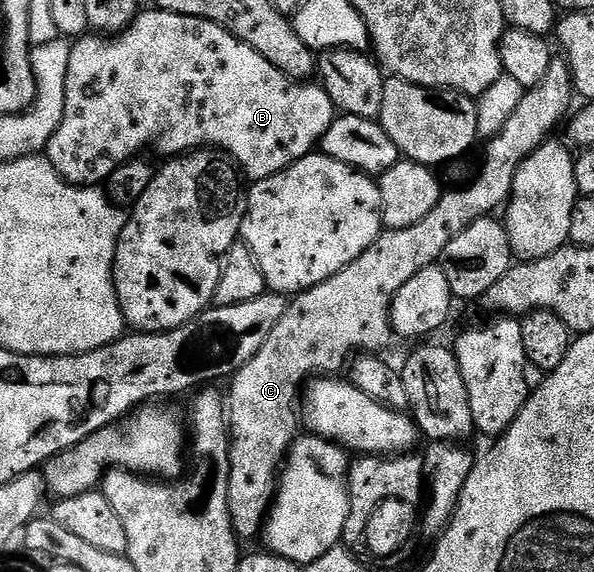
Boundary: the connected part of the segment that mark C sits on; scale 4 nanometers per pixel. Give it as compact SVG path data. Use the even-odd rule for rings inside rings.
M563 57L552 58L551 64L549 65L549 73L545 73L545 77L543 78L542 81L539 82L539 84L537 86L532 87L532 88L527 89L527 90L524 90L523 96L521 97L521 101L517 105L517 109L513 109L513 117L509 117L509 121L507 121L505 123L502 131L500 131L499 134L493 136L493 138L491 138L489 140L486 140L484 147L487 147L487 148L485 148L483 151L483 168L480 169L479 176L477 176L476 179L473 180L471 184L468 185L468 187L463 187L460 189L460 191L444 190L442 192L442 194L440 194L440 196L439 196L439 200L437 201L437 205L433 205L433 209L429 209L429 213L425 213L425 217L421 217L421 221L417 221L417 225L409 225L405 229L393 229L392 231L384 230L382 233L379 234L378 237L375 238L375 240L373 241L373 245L369 245L369 249L365 249L365 253L361 253L361 257L357 257L357 261L349 261L349 265L345 265L345 269L341 269L341 273L333 273L333 277L329 277L329 281L321 281L321 285L317 285L316 287L314 287L313 289L309 289L308 291L299 292L298 295L294 296L294 298L292 298L290 300L290 302L288 302L287 308L285 309L285 317L281 317L281 321L277 321L277 325L273 325L273 333L269 333L269 337L265 337L265 345L261 345L261 349L257 349L257 357L253 357L253 361L249 361L248 363L245 364L245 366L242 369L240 369L240 371L236 371L234 375L230 376L229 382L226 384L226 386L228 385L227 395L226 395L226 391L225 391L225 427L226 427L226 430L229 432L229 439L230 439L230 435L231 435L231 448L229 448L227 451L227 484L225 484L225 490L227 493L227 504L229 505L229 513L231 514L231 526L234 528L236 536L238 536L238 538L240 540L246 541L246 539L253 538L254 535L256 538L256 536L258 536L260 534L260 532L262 532L263 525L264 525L264 522L265 522L265 520L266 520L266 518L270 512L271 505L275 501L275 497L277 494L277 480L280 478L280 475L281 475L281 464L284 462L285 456L286 456L291 444L295 442L297 436L300 434L300 431L301 431L301 415L300 415L300 412L297 410L297 404L300 402L301 388L304 386L304 384L306 384L308 381L314 380L316 377L335 377L335 376L338 376L340 374L340 372L342 372L339 370L341 370L342 367L344 370L344 368L346 368L348 366L349 360L356 353L379 353L379 352L382 352L382 350L381 350L382 347L385 346L386 343L390 341L390 339L393 339L393 332L391 329L391 306L393 305L393 297L397 297L397 293L401 293L401 288L403 288L403 286L405 286L411 280L411 278L417 277L417 273L421 273L421 269L425 269L426 267L436 266L436 264L438 264L440 262L440 260L442 260L443 254L445 253L445 245L449 245L449 241L453 241L453 237L457 237L469 225L473 225L473 221L477 221L478 219L486 219L488 217L494 216L496 214L495 210L497 210L499 206L500 206L499 207L499 210L500 210L500 208L502 208L504 206L504 204L506 204L508 202L508 200L510 200L511 190L513 189L513 181L517 177L517 169L519 168L519 166L521 166L525 162L525 160L527 160L527 158L529 158L531 156L531 154L533 154L535 152L536 148L538 148L540 146L540 144L542 144L548 137L554 136L551 134L553 134L554 131L558 129L559 122L561 122L560 123L560 127L561 127L561 124L564 122L564 120L566 120L568 118L569 112L572 110L571 99L573 100L573 88L571 86L571 70L569 69L569 65L567 64L566 58L563 58Z

